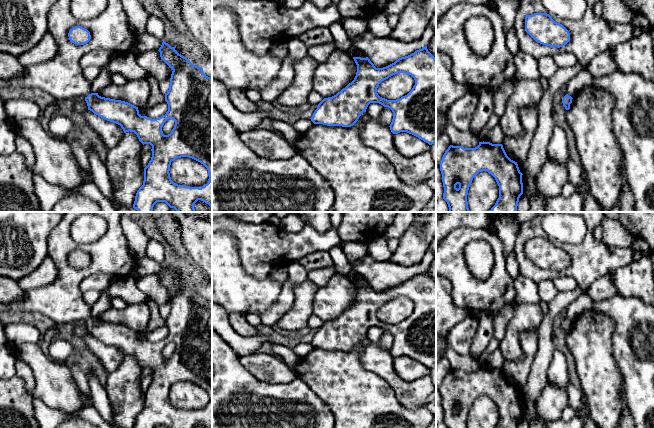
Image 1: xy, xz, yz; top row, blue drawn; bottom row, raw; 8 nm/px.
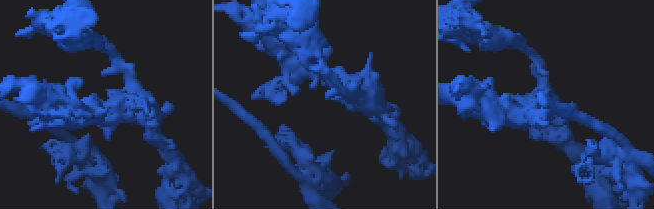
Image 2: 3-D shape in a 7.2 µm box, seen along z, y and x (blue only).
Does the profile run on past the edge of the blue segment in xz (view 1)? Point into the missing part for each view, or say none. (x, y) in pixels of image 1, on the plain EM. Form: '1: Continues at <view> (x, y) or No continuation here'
1: No continuation here

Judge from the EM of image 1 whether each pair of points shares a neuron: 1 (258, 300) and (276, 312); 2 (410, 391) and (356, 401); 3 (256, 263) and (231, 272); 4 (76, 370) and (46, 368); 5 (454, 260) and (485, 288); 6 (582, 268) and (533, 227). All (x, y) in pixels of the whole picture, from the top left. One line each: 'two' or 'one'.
1: two
2: two
3: two
4: two
5: one
6: one

